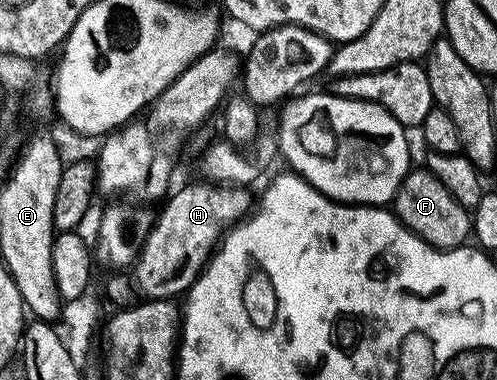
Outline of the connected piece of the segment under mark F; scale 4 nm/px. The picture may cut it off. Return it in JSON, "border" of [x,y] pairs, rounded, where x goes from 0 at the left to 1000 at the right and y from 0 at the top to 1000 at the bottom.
{"border":[[[851,439],[829,442],[811,468],[791,526],[791,561],[835,618],[847,621],[859,642],[883,658],[907,658],[930,647],[952,608],[952,571],[946,553],[926,539],[901,508],[895,487]]]}

